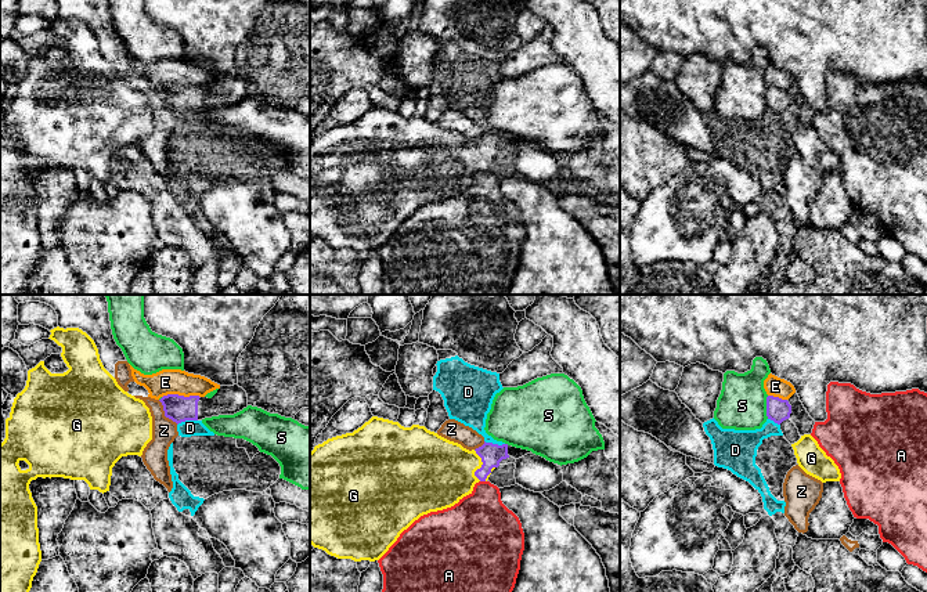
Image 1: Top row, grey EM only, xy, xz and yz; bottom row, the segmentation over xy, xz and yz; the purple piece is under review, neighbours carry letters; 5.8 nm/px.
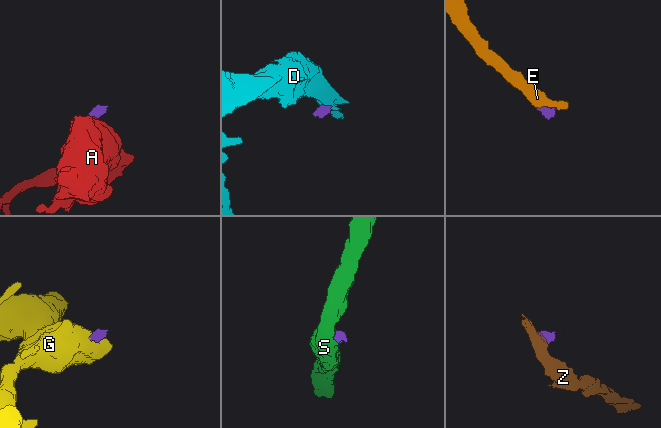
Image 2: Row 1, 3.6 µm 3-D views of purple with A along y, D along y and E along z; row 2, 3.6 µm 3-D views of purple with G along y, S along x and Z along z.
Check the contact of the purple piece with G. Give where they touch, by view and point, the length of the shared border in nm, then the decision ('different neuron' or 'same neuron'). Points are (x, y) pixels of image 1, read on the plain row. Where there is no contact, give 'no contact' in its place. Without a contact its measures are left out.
xz (482, 155) | 190 nm | same neuron

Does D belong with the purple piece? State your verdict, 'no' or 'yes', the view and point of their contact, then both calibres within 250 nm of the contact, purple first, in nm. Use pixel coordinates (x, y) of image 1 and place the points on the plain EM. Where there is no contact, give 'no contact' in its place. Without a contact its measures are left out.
no | xy (187, 109) | 160/100 nm

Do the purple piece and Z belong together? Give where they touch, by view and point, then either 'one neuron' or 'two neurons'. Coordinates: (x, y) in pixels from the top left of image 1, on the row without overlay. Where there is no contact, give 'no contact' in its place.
xy (165, 104) | two neurons

